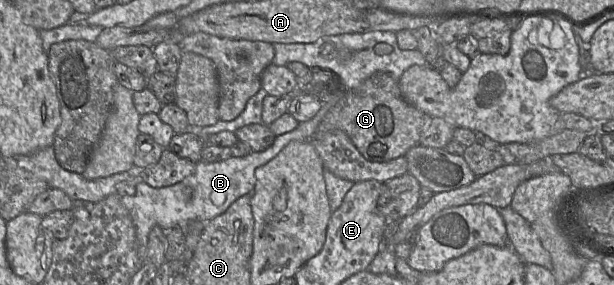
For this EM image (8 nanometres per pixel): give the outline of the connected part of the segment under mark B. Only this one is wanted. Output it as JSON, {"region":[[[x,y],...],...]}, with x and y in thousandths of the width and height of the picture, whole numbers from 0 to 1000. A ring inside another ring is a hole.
{"region":[[[536,351],[526,358],[521,386],[503,425],[487,432],[474,463],[448,481],[445,505],[425,533],[409,533],[397,551],[376,551],[358,568],[339,572],[331,561],[319,575],[318,604],[295,639],[279,653],[252,660],[236,639],[225,642],[221,677],[215,688],[199,688],[197,709],[210,740],[221,804],[225,888],[239,916],[241,828],[251,793],[261,793],[269,811],[282,796],[303,796],[313,772],[342,775],[366,744],[371,726],[393,688],[409,681],[417,642],[415,596],[445,558],[474,495],[498,495],[510,484],[510,467],[534,389],[550,358]],[[298,656],[314,663],[313,695],[308,705],[290,698],[288,677]]]}

